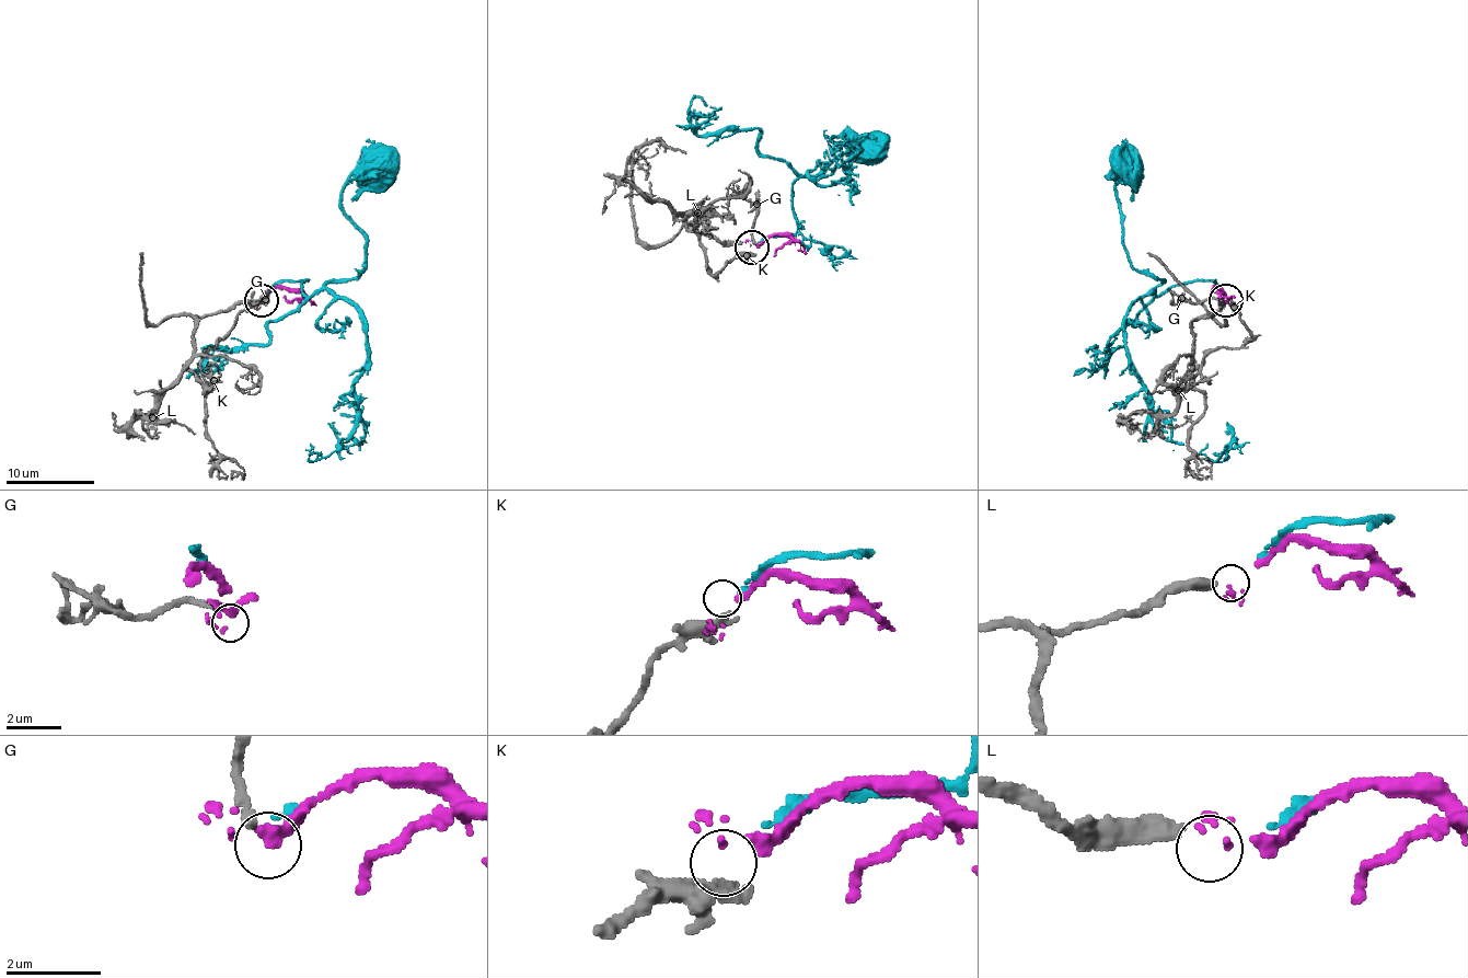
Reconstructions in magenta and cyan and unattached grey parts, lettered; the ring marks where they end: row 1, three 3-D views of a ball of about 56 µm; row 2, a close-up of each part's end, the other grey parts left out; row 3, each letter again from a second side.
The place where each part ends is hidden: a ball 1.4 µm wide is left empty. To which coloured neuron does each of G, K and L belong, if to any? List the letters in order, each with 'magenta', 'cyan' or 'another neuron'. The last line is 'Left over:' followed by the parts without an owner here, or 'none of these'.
G: another neuron
K: cyan
L: magenta
Left over: G

